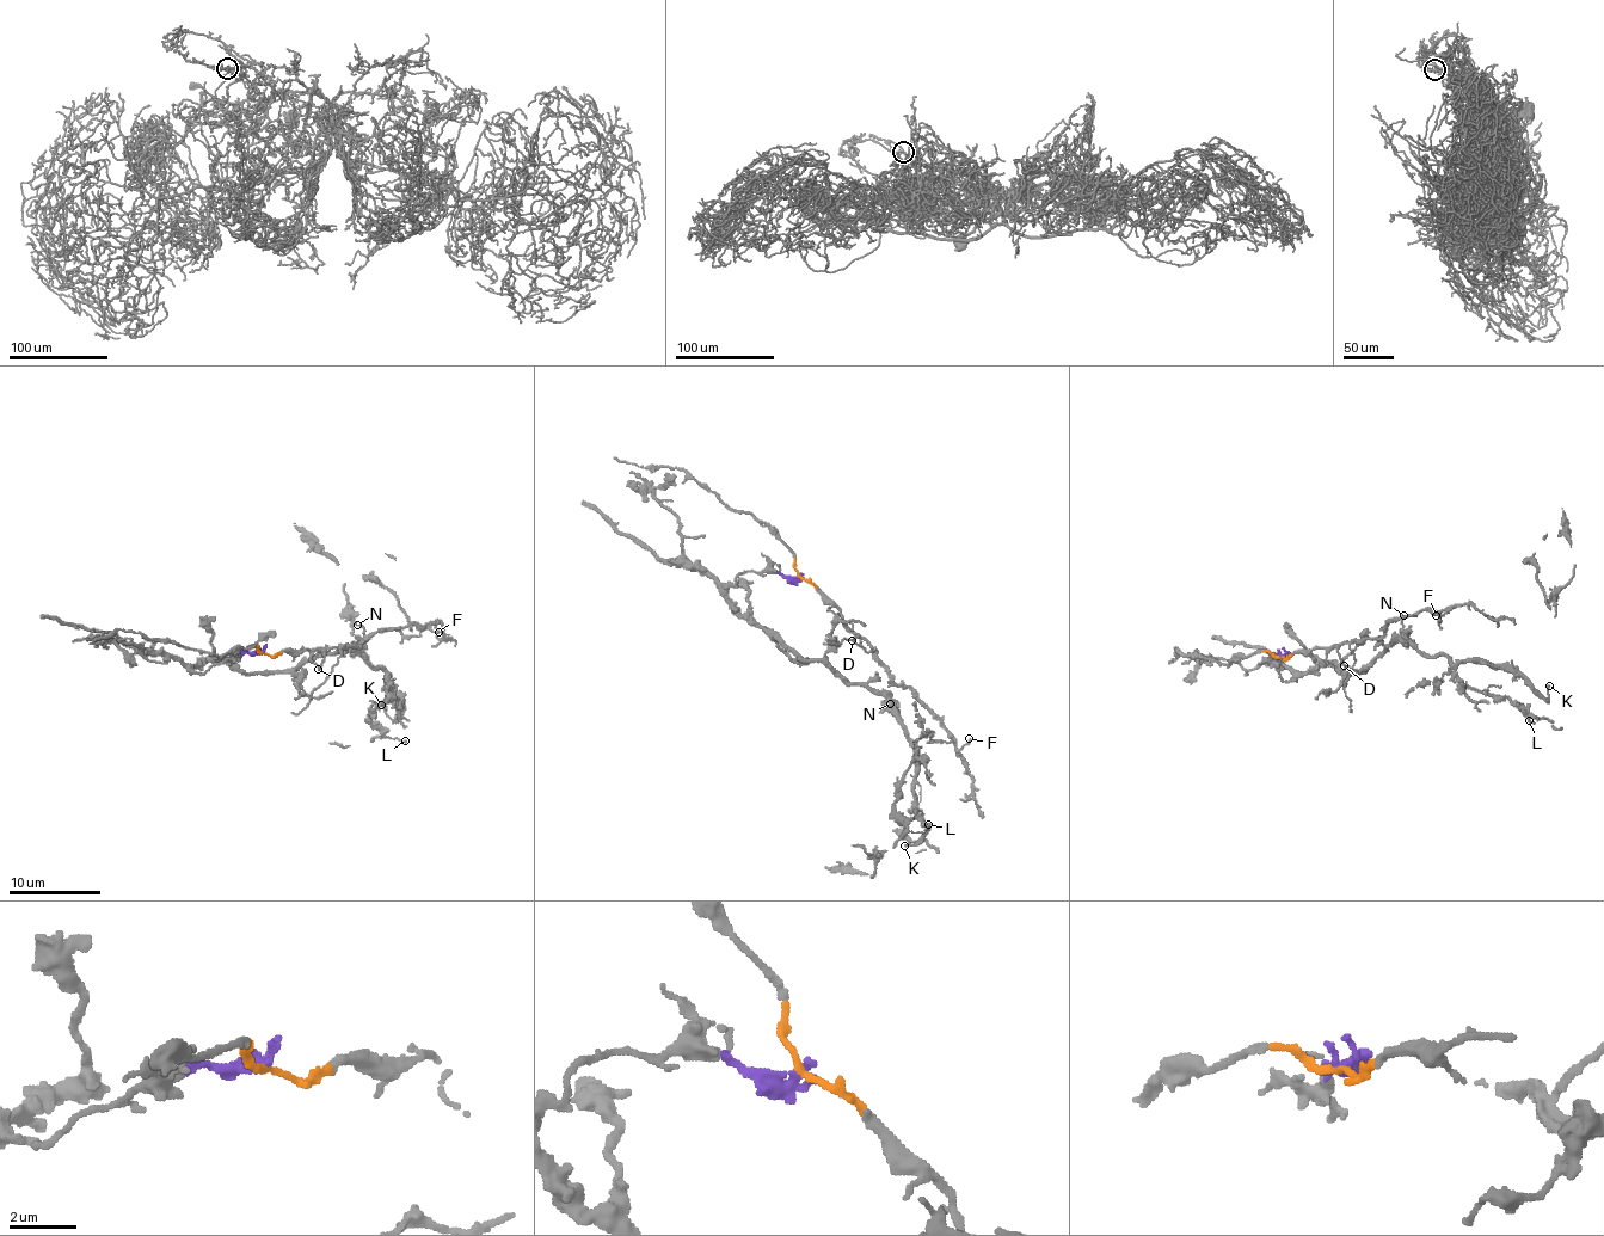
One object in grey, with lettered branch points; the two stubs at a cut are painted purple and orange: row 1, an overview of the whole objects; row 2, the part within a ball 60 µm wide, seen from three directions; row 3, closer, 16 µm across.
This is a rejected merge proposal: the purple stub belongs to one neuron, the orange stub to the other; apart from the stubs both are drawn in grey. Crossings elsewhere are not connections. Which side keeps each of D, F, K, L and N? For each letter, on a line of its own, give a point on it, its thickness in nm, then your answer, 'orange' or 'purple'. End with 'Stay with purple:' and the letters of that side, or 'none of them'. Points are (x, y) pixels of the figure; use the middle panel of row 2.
D: place (852, 640); calibre 140 nm; orange
F: place (969, 738); calibre 150 nm; orange
K: place (904, 846); calibre 190 nm; purple
L: place (928, 824); calibre 160 nm; purple
N: place (890, 703); calibre 190 nm; purple
Stay with purple: K, L, N

